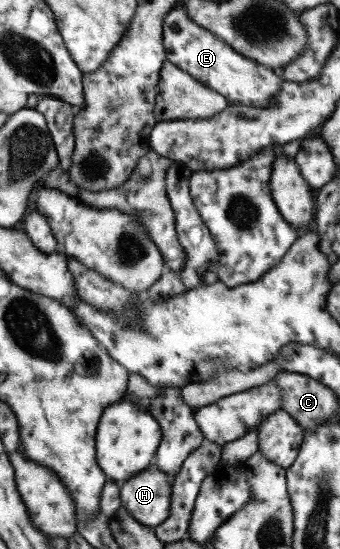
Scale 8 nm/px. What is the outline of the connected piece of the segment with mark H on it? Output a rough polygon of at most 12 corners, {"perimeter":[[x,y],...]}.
{"perimeter":[[153,466],[120,484],[120,506],[141,525],[168,515],[171,477]]}

